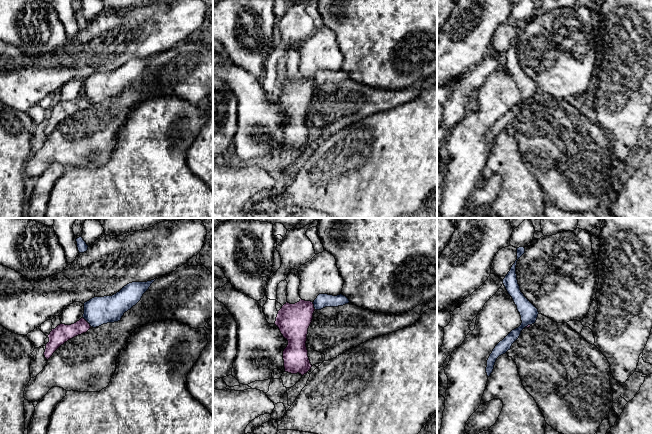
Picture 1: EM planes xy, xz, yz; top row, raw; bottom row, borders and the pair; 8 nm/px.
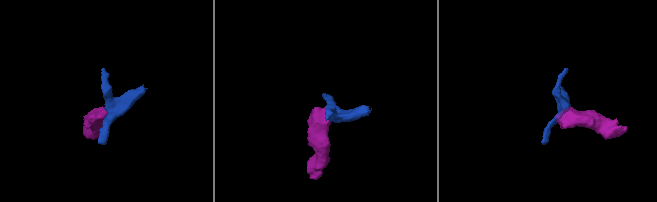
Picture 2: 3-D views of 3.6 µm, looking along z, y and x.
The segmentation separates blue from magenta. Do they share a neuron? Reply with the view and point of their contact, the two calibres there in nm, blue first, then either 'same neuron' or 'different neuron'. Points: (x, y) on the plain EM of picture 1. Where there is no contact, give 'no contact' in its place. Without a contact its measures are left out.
contact xy (87, 97); calibres 220 and 150 nm; different neuron

